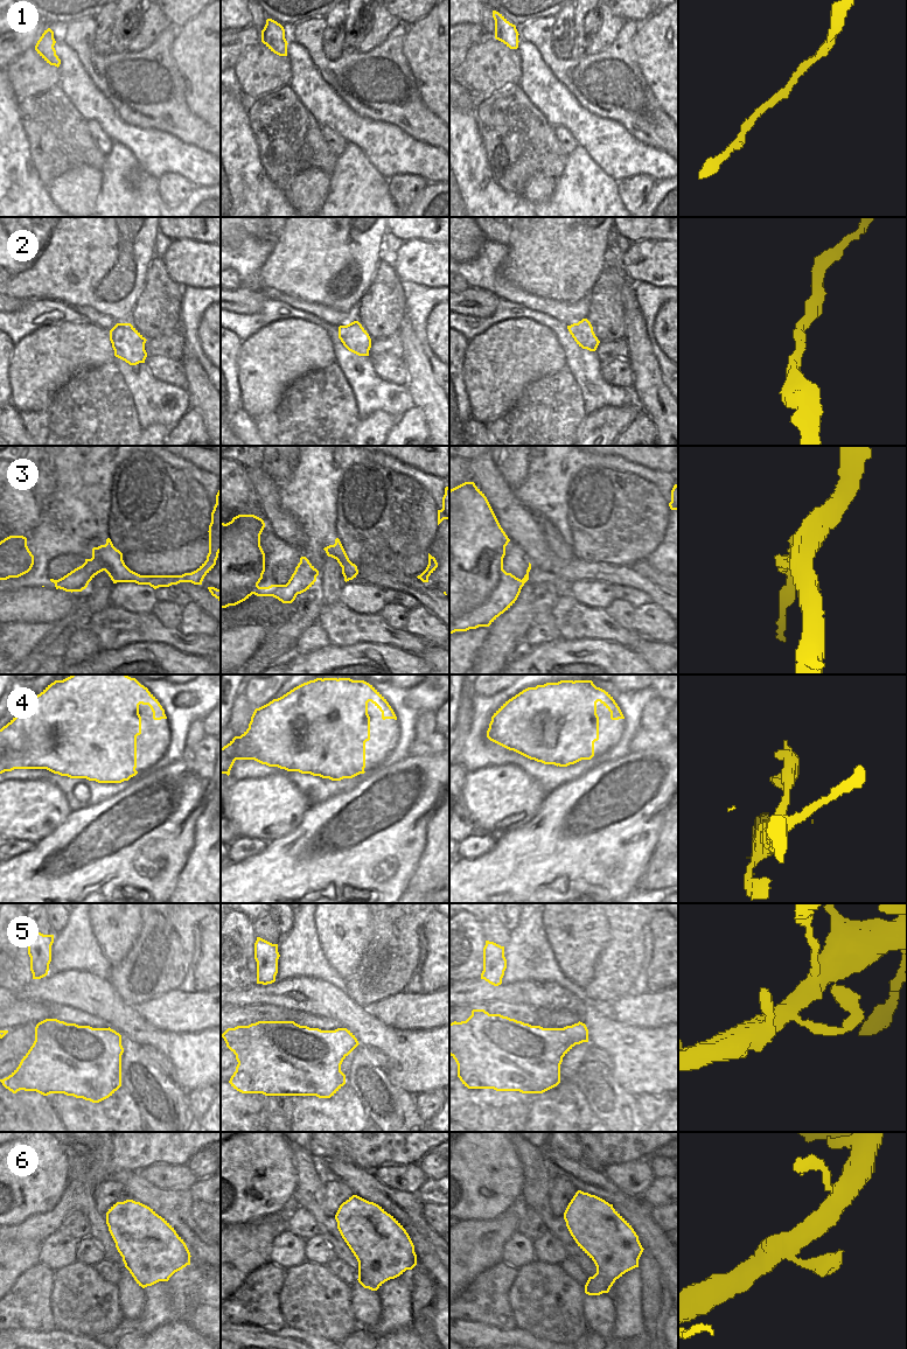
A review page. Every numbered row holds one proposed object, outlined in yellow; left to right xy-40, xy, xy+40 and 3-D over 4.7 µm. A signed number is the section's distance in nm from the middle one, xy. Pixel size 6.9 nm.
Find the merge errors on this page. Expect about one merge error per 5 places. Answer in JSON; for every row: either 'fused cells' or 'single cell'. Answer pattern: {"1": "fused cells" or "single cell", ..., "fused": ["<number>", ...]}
{"1": "single cell", "2": "single cell", "3": "fused cells", "4": "fused cells", "5": "single cell", "6": "single cell", "fused": ["3", "4"]}

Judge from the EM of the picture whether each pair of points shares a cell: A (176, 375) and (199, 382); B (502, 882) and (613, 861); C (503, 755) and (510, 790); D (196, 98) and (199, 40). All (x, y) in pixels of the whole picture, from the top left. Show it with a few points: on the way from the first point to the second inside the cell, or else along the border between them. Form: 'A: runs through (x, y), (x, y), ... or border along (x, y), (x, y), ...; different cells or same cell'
A: border along (180, 360), (186, 381), (185, 385); different cells
B: runs through (530, 875), (549, 861), (585, 861); same cell
C: border along (478, 769), (515, 764), (529, 775); different cells
D: runs through (199, 84), (199, 54); same cell

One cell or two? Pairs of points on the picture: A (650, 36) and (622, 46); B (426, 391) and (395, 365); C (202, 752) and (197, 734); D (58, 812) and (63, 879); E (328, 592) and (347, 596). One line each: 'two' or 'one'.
A: two
B: two
C: two
D: two
E: two

